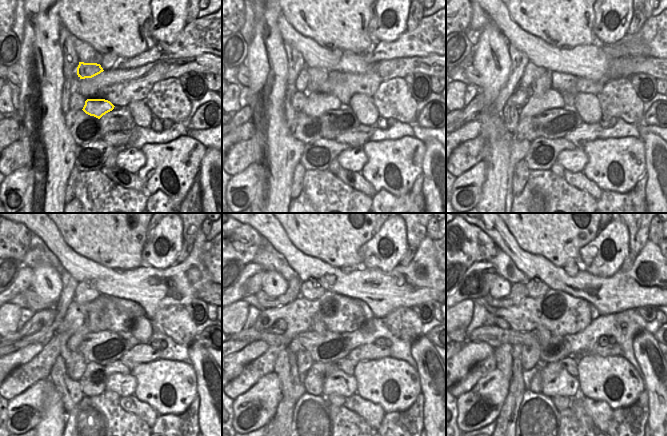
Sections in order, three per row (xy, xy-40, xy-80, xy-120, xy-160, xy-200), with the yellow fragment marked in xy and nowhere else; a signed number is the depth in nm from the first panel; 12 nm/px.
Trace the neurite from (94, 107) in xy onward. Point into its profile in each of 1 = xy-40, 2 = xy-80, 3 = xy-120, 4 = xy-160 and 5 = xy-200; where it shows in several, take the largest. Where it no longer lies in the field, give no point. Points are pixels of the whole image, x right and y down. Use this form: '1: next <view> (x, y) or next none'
1: next xy-40 (318, 103)
2: next xy-80 (543, 97)
3: next xy-120 (95, 320)
4: next xy-160 (317, 325)
5: next xy-200 (543, 334)

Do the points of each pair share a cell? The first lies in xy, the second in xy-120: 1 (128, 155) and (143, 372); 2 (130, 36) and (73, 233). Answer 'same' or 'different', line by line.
1: different
2: same

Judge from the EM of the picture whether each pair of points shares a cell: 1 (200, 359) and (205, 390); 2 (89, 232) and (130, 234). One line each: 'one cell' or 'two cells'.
1: one cell
2: one cell

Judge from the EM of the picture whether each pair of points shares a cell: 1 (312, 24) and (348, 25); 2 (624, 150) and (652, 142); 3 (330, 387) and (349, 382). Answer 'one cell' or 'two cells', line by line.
1: one cell
2: two cells
3: one cell

